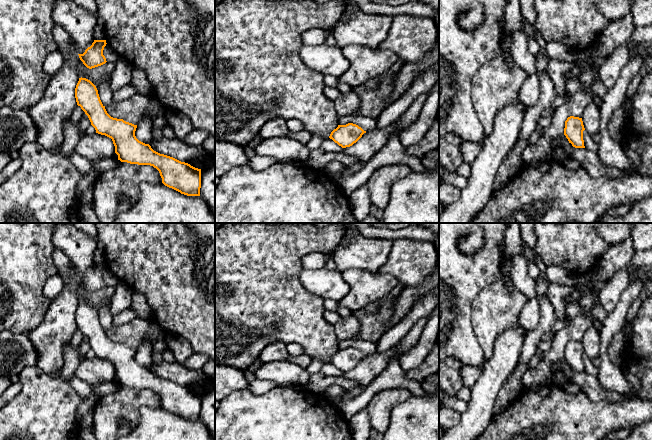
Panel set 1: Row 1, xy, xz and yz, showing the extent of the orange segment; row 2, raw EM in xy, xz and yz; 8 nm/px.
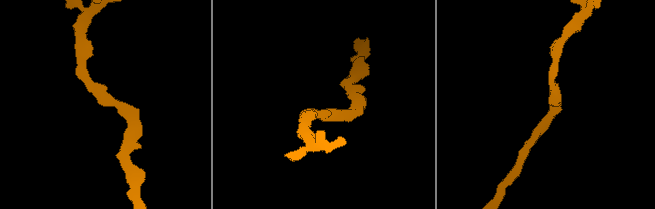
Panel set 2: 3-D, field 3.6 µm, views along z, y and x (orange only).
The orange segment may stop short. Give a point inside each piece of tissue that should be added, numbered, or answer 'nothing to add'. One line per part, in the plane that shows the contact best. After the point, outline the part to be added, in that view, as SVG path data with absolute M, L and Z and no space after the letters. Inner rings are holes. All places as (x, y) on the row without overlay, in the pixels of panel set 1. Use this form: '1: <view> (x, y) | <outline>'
nothing to add

